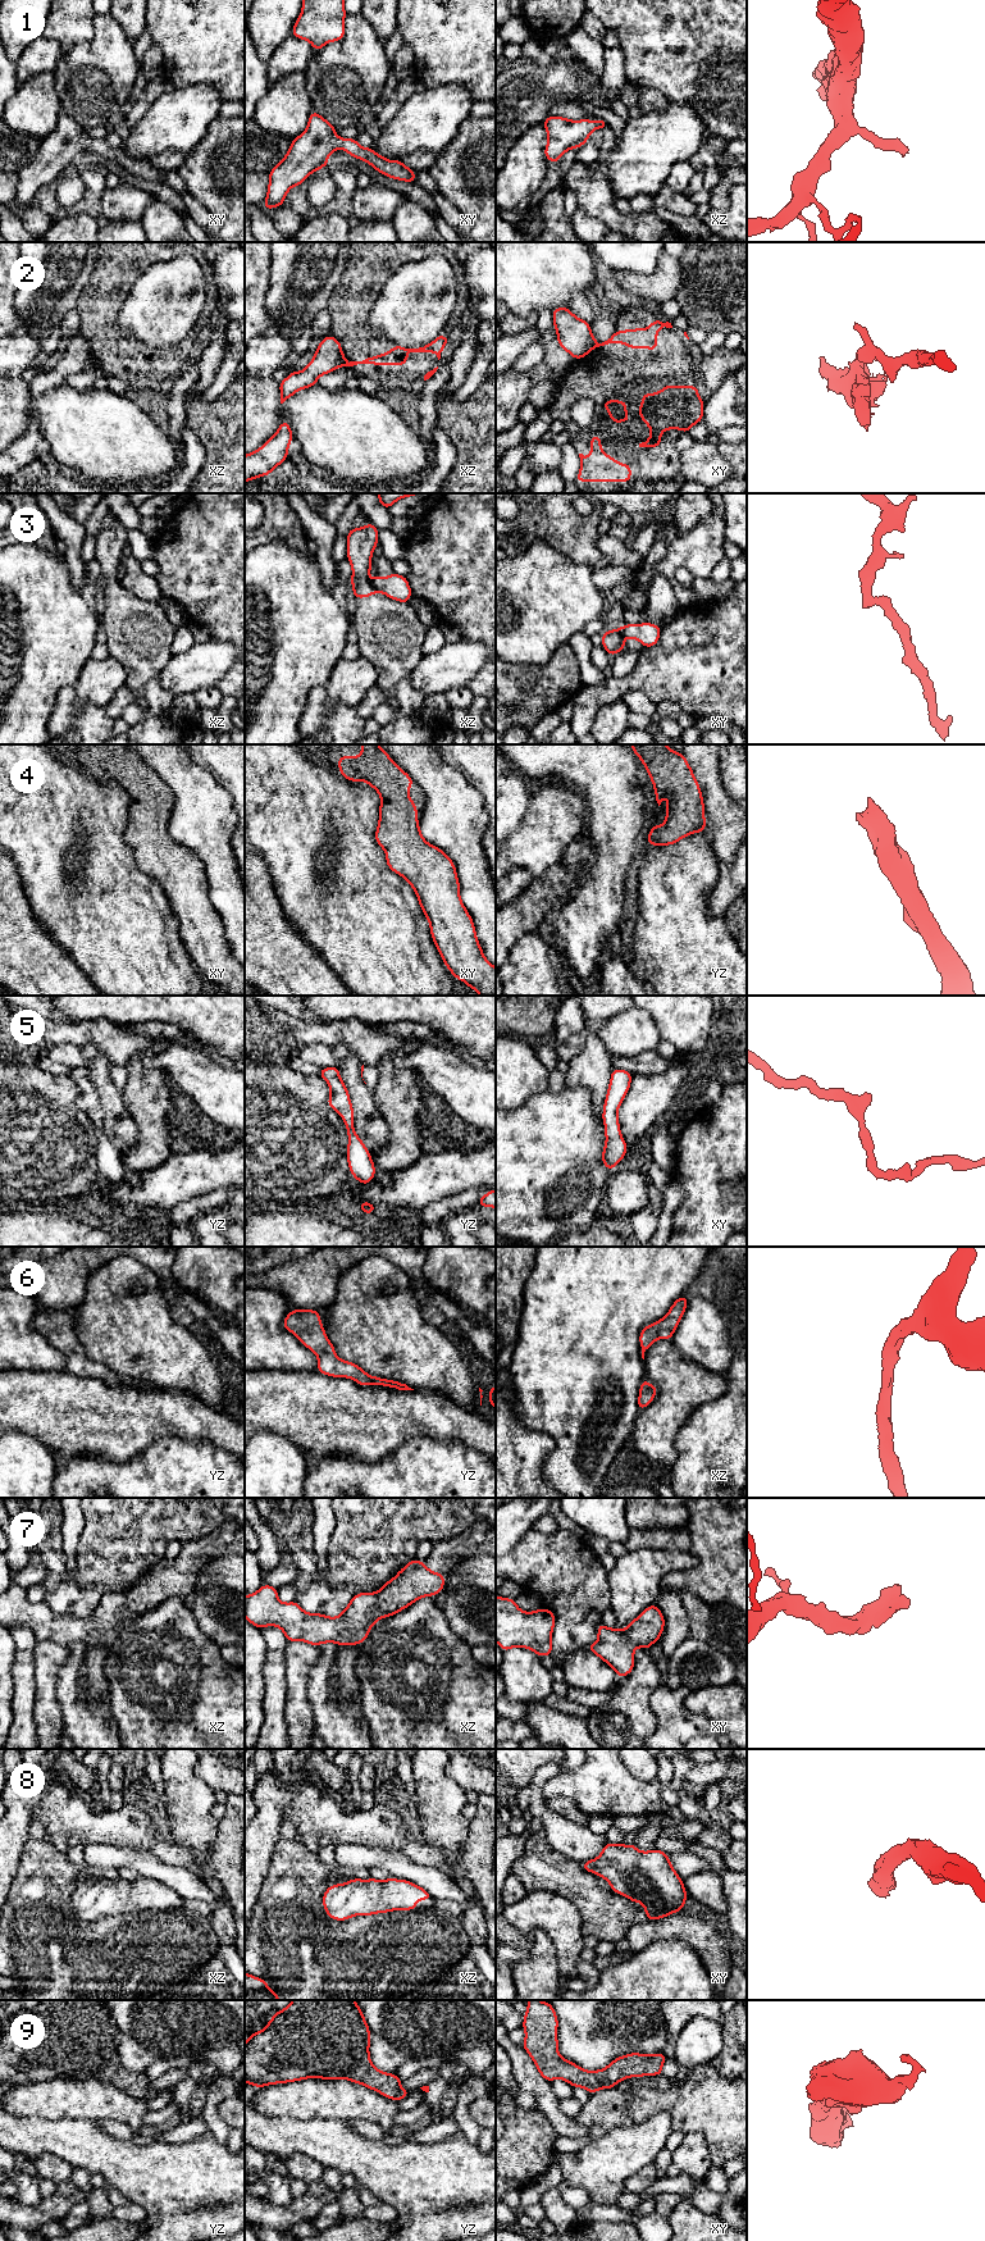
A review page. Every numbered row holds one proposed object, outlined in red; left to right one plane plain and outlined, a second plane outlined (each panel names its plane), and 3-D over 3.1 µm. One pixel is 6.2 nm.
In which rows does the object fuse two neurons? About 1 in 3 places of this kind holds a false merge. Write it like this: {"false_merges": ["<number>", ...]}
{"false_merges": ["2", "3"]}

